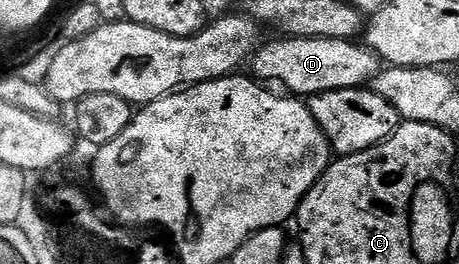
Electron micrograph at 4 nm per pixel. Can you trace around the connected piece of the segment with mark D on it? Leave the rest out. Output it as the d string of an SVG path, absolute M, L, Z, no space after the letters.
M287 37L260 44L253 54L254 76L260 82L276 81L288 94L310 99L316 93L358 89L377 76L381 68L379 57L366 44L352 39L325 39L324 37Z

